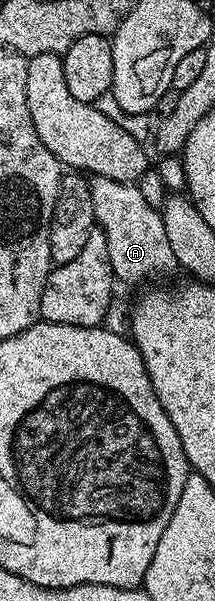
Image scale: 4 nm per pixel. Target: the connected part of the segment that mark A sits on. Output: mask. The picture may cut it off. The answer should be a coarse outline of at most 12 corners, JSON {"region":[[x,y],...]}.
{"region":[[92,177],[120,283],[176,269],[162,213],[138,185]]}

